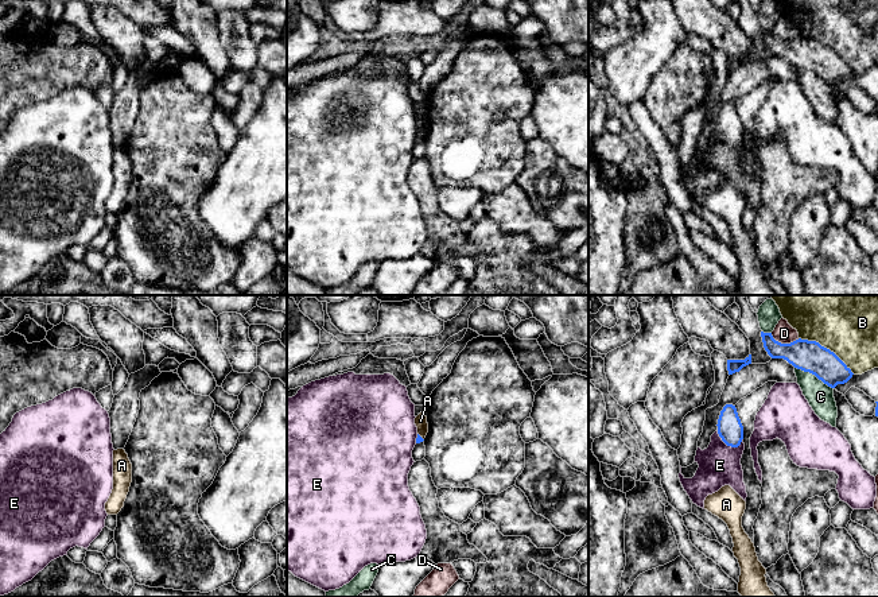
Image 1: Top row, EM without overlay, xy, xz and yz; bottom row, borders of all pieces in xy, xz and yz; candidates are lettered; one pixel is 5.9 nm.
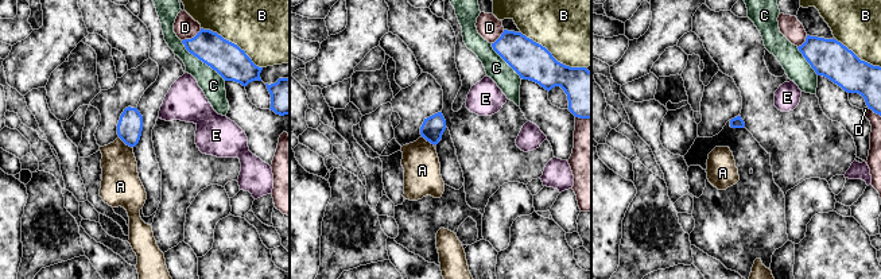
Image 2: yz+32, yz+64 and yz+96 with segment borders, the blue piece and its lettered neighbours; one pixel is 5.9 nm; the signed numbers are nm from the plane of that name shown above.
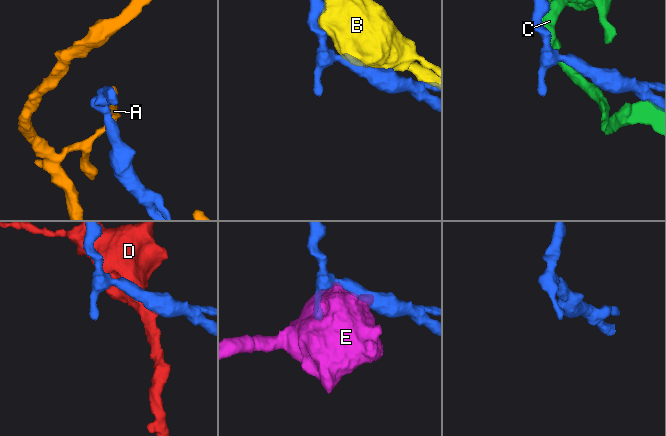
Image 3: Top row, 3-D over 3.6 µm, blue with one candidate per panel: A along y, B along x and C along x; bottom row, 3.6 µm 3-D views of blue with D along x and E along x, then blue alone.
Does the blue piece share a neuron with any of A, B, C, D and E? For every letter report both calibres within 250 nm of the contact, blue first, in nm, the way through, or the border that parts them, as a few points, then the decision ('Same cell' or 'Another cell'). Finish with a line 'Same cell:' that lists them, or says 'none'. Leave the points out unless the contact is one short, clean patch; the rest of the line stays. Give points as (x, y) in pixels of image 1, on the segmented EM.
A: Thickness 40 nm (blue) against 80 nm. Boundary: xz (418, 433), (423, 440). Another cell
B: Thickness 190 nm (blue) against 480 nm. Another cell
C: Thickness 190 nm (blue) against 160 nm. Another cell
D: Thickness 190 nm (blue) against 120 nm. Another cell
E: Thickness 150 nm (blue) against 240 nm. Another cell
Same cell: none

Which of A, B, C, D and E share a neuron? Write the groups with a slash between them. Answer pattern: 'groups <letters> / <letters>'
groups A / B / C / D / E

